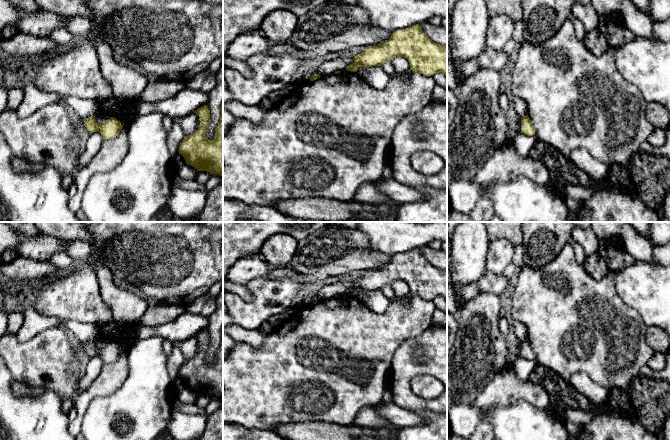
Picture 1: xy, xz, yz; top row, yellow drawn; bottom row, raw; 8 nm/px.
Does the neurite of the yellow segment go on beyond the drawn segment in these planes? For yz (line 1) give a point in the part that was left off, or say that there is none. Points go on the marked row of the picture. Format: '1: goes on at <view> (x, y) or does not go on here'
1: does not go on here

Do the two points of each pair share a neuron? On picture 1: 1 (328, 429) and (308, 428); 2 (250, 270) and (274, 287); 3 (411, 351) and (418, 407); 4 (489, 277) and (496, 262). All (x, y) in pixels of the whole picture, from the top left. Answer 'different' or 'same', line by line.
1: same
2: different
3: same
4: different

